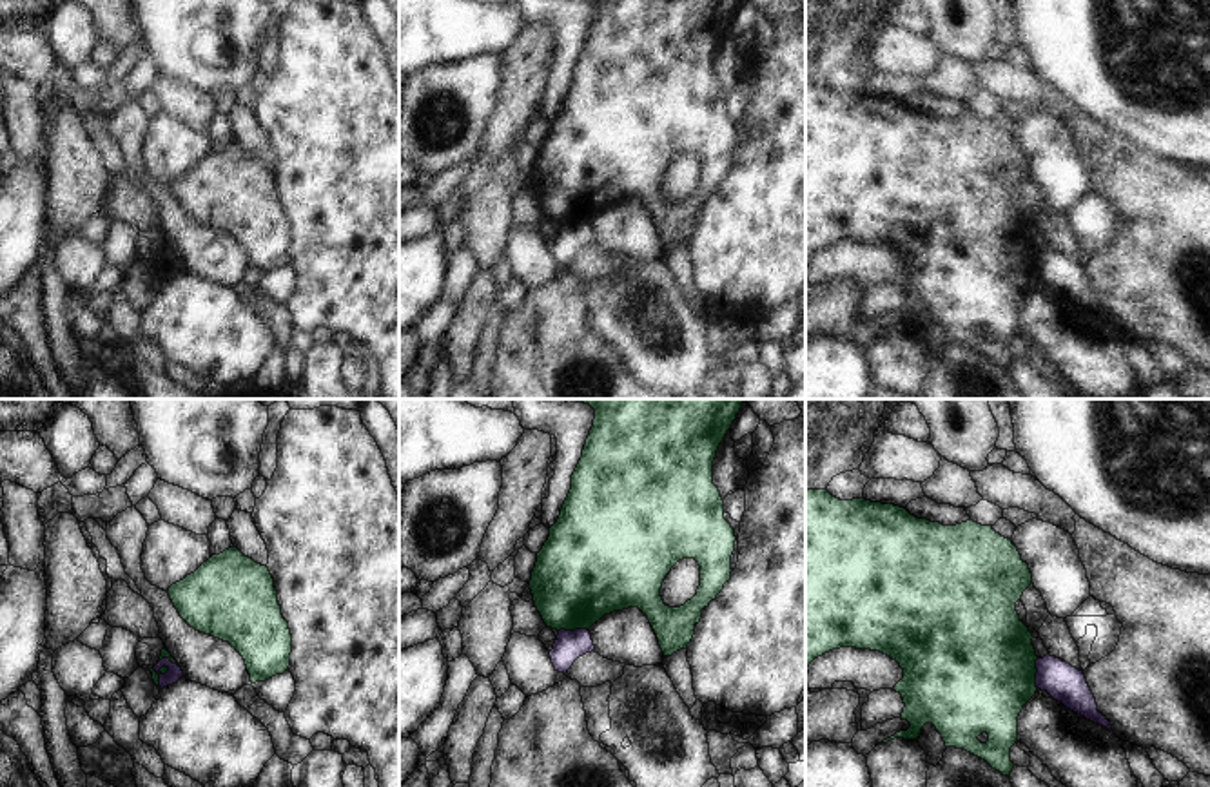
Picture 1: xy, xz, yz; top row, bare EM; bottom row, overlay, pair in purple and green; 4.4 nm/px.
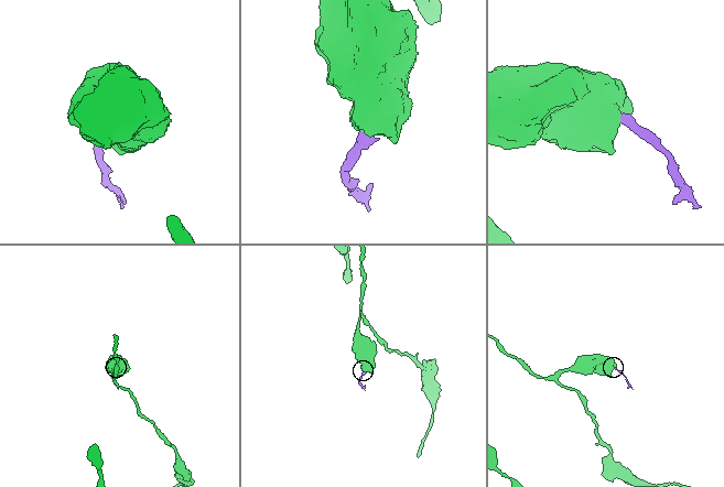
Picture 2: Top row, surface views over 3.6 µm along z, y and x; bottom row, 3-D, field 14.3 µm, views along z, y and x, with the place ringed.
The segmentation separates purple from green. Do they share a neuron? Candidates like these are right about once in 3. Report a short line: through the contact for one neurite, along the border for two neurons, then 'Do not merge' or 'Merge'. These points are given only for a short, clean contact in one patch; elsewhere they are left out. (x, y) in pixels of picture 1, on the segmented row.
Do not merge

